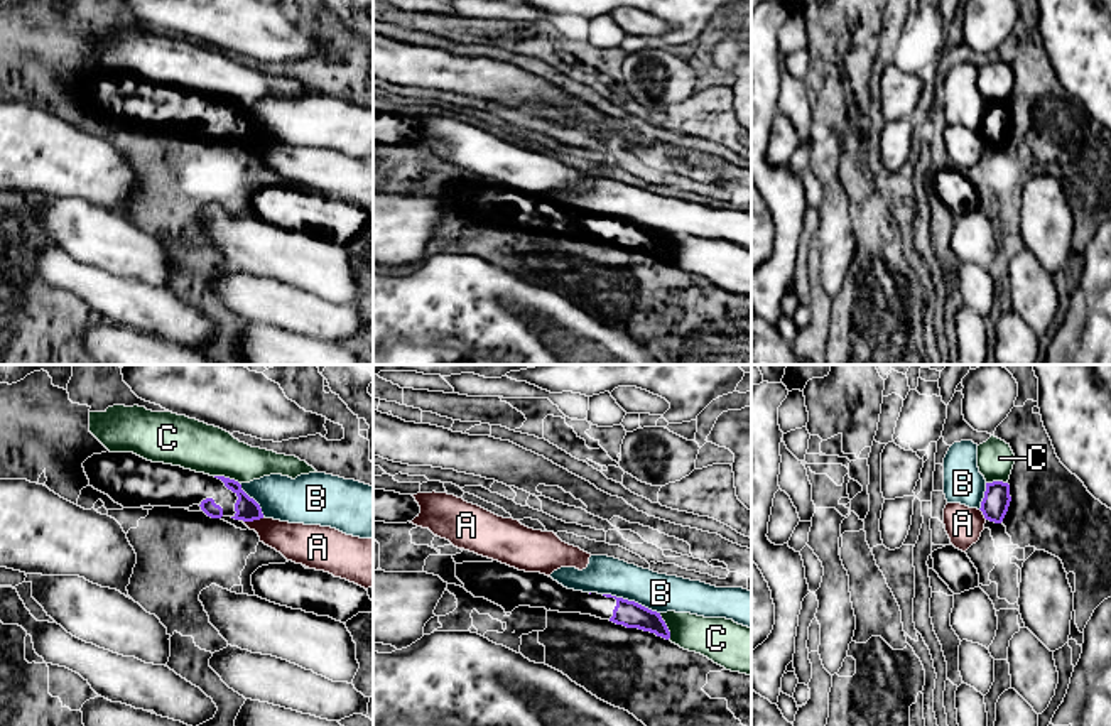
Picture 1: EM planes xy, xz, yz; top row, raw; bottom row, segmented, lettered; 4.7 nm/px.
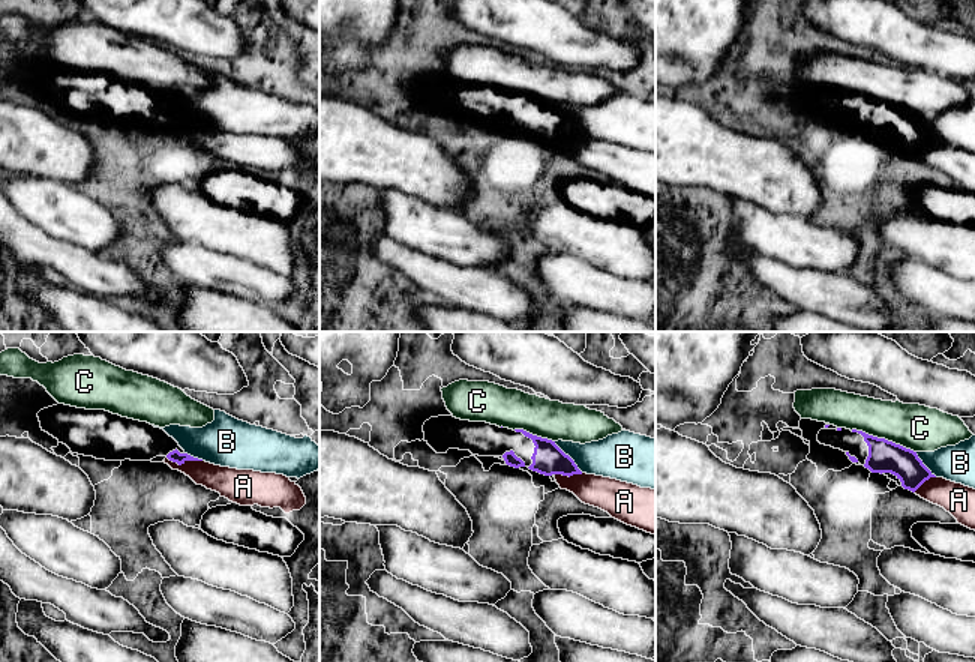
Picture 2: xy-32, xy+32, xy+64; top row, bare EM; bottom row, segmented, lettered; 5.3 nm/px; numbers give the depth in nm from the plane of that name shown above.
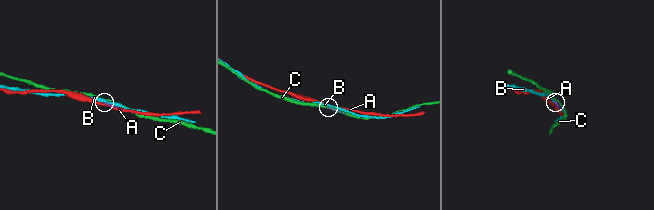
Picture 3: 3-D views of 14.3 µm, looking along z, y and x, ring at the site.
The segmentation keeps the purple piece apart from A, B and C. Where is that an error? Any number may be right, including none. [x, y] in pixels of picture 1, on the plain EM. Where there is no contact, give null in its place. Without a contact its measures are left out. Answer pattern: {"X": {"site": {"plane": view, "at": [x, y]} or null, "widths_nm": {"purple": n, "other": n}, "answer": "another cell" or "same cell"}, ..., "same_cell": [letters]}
{"A": {"site": {"plane": "xy", "at": [252, 142]}, "widths_nm": {"purple": 110, "other": 190}, "answer": "another cell"}, "B": {"site": {"plane": "xz", "at": [632, 223]}, "widths_nm": {"purple": 130, "other": 180}, "answer": "another cell"}, "C": {"site": {"plane": "xz", "at": [666, 249]}, "widths_nm": {"purple": 130, "other": 200}, "answer": "another cell"}, "same_cell": []}

